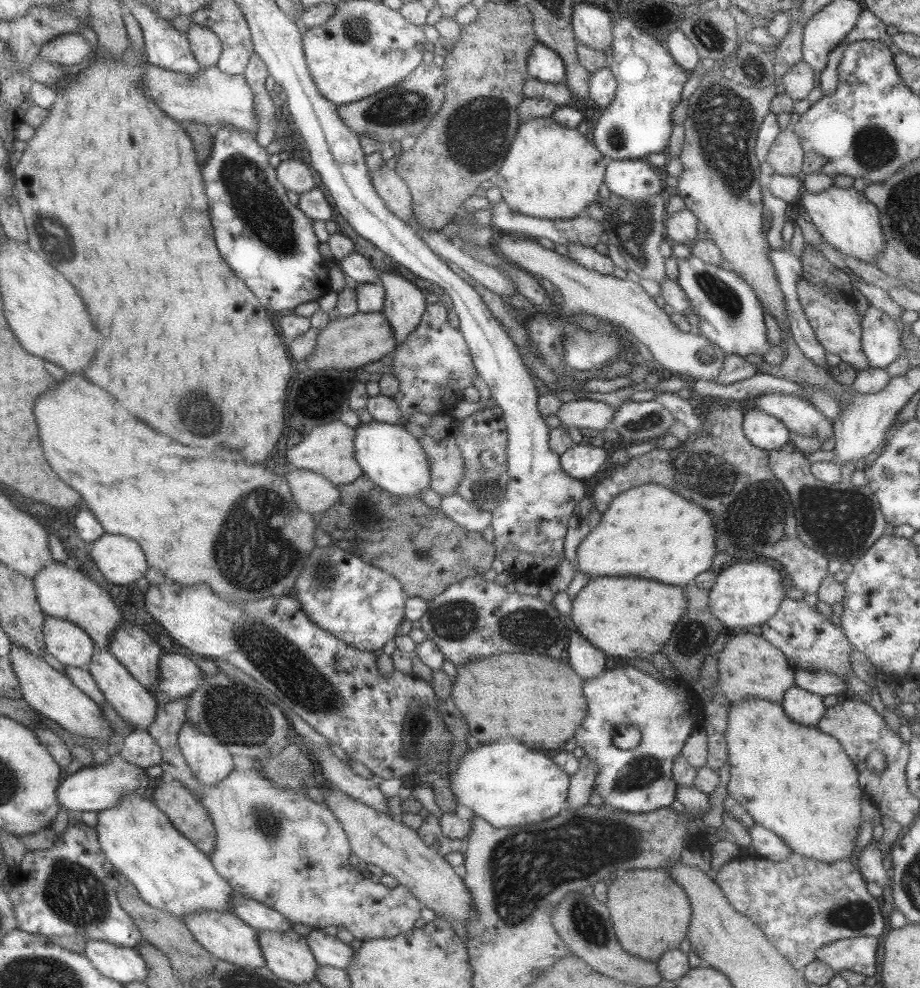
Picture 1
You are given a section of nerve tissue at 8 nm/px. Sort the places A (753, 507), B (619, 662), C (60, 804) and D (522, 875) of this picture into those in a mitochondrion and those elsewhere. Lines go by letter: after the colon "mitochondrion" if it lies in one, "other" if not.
A: mitochondrion
B: other
C: other
D: mitochondrion

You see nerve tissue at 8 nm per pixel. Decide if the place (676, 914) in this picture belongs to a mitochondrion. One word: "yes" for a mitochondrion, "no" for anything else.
no

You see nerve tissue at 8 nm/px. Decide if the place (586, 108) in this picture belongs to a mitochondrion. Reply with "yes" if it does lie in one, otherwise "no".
no

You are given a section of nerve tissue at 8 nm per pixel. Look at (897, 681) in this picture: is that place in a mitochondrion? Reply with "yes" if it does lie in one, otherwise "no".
no

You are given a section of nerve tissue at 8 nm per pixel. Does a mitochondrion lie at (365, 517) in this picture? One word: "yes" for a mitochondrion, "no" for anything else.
yes

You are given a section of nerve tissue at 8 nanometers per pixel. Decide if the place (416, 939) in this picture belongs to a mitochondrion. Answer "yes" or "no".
no

